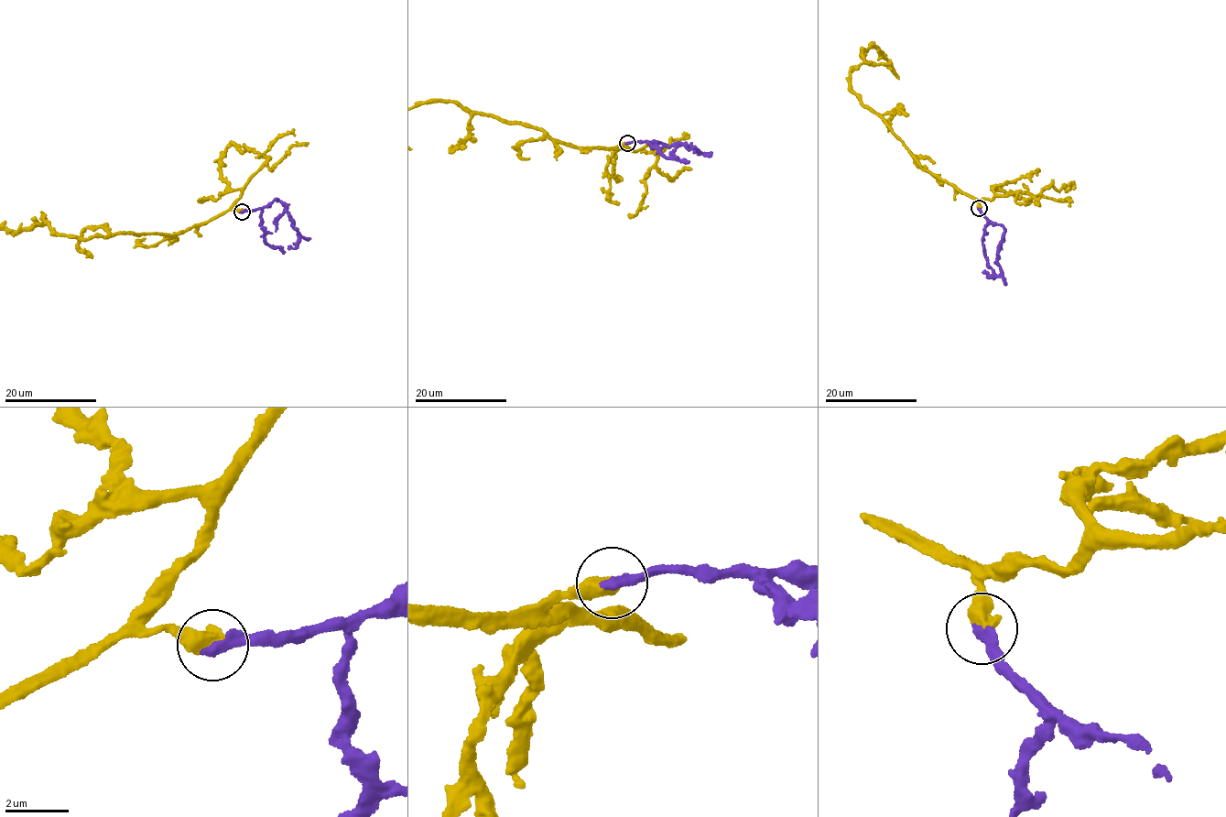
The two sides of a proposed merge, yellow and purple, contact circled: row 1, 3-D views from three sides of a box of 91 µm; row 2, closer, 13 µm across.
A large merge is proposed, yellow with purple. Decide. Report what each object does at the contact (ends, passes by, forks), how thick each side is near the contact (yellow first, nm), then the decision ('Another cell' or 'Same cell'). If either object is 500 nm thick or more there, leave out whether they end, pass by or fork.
Thickness 550 nm (yellow) against 380 nm. Same cell

